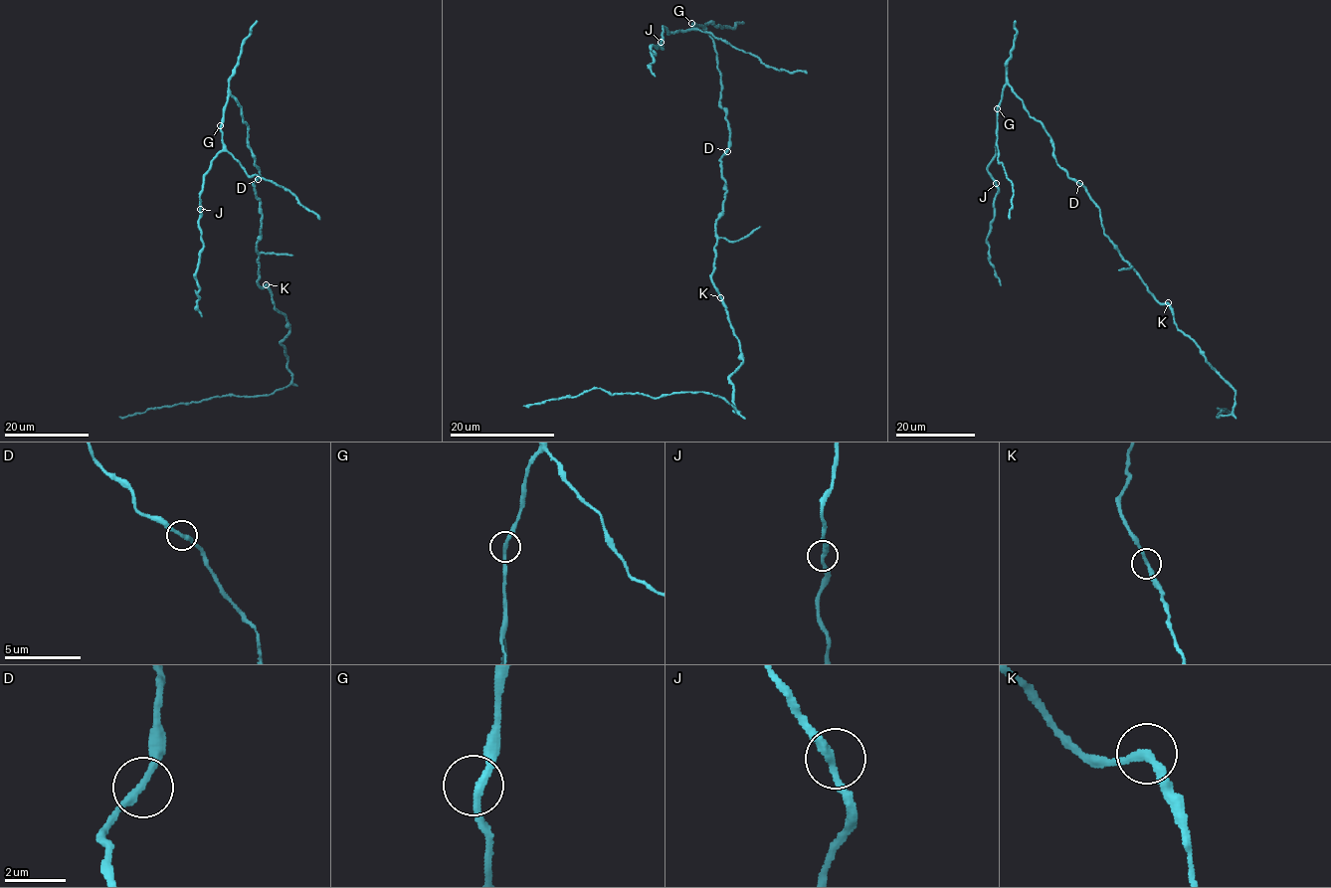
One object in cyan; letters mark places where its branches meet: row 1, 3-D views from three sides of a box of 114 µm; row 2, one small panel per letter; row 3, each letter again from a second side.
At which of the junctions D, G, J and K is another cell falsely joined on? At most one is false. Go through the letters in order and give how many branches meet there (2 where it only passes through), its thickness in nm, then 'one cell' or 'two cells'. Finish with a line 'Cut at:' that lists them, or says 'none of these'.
D: 2 | 240 nm | one cell
G: 2 | 240 nm | one cell
J: 2 | 240 nm | one cell
K: 2 | 260 nm | one cell
Cut at: none of these

